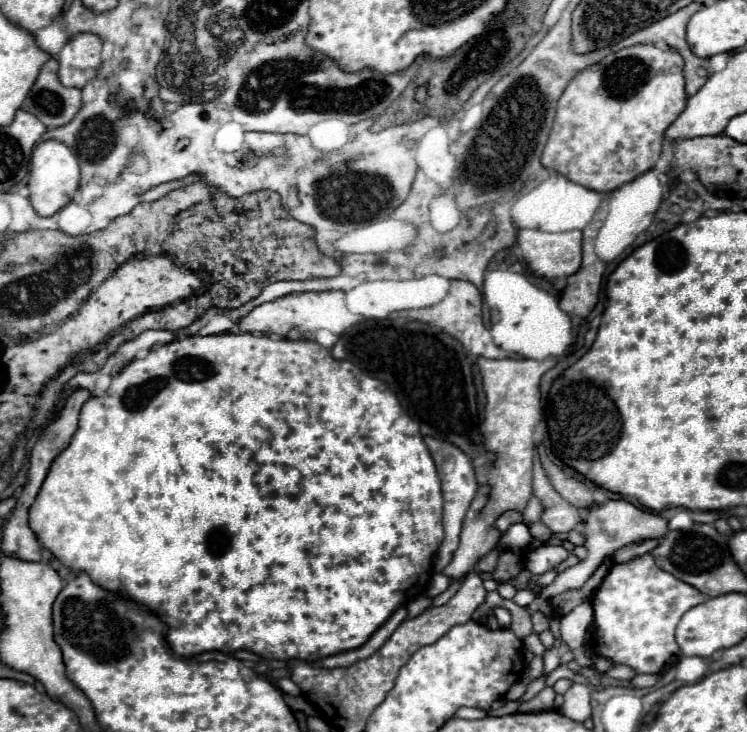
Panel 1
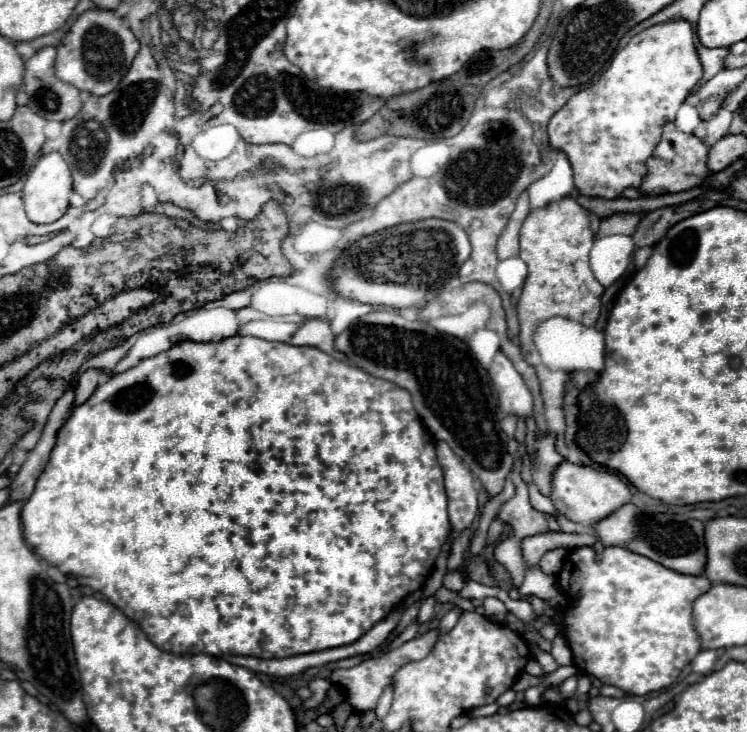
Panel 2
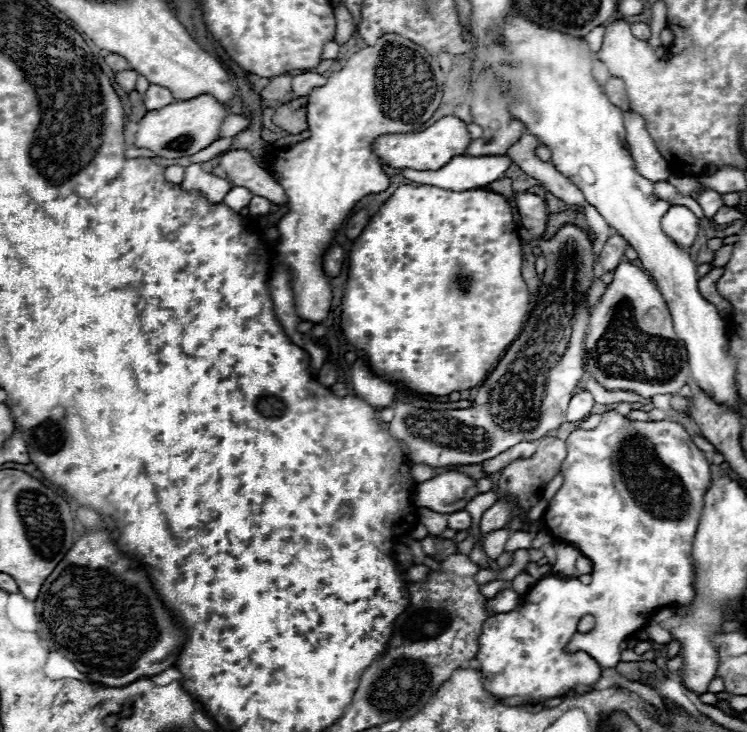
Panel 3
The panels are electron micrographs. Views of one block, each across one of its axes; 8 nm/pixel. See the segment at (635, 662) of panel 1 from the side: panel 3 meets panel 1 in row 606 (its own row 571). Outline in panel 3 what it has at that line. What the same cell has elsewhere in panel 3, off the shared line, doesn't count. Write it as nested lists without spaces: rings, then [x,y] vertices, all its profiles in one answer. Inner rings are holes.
[[[614,410],[604,412],[602,420],[596,428],[592,430],[574,430],[570,434],[570,438],[566,440],[568,446],[568,456],[562,464],[562,474],[564,474],[564,484],[560,486],[560,490],[556,492],[556,496],[550,500],[546,512],[544,512],[544,522],[548,526],[548,530],[552,532],[554,538],[564,540],[566,544],[576,546],[586,558],[592,560],[594,570],[592,570],[592,582],[587,586],[578,586],[576,578],[560,579],[554,576],[547,576],[538,580],[536,586],[532,587],[530,592],[526,592],[520,598],[520,604],[514,612],[506,612],[506,614],[496,614],[492,618],[488,618],[488,622],[484,622],[484,630],[480,634],[480,650],[478,650],[478,660],[480,660],[480,670],[484,674],[484,686],[490,694],[500,696],[500,698],[520,698],[522,702],[526,700],[534,700],[534,702],[544,702],[550,698],[556,698],[560,692],[572,692],[576,686],[590,686],[596,684],[602,668],[614,668],[620,662],[620,642],[626,640],[630,634],[634,634],[636,630],[640,630],[646,620],[650,618],[652,610],[658,606],[666,606],[666,604],[690,604],[694,598],[694,568],[692,568],[692,558],[690,558],[690,550],[692,550],[692,540],[702,516],[702,508],[704,508],[704,494],[706,490],[712,486],[712,474],[710,474],[710,462],[704,458],[704,452],[696,448],[696,444],[692,442],[692,438],[688,436],[688,432],[670,420],[656,420],[656,422],[638,422],[638,420],[628,420],[626,416],[616,414]],[[590,614],[596,618],[596,626],[590,632],[590,654],[562,654],[566,644],[572,640],[572,636],[576,634],[576,626],[580,622],[582,616]]]

